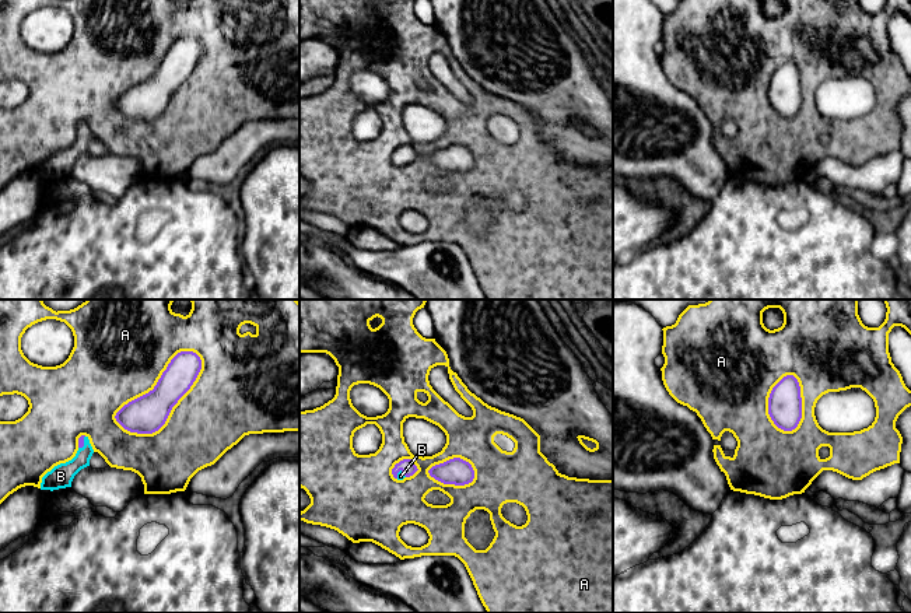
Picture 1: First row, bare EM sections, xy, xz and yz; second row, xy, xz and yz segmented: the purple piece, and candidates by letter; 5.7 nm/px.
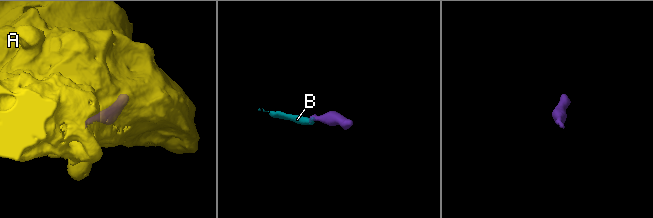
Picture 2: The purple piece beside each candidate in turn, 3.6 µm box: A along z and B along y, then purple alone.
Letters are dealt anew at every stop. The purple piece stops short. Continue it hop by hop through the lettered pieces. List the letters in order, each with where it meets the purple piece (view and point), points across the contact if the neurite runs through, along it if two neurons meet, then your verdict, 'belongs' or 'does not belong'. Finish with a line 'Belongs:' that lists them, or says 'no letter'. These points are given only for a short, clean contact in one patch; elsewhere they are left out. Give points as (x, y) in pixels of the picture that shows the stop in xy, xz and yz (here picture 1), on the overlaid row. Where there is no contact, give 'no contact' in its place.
A: contact xy (157, 384); does not belong
B: contact xy (83, 442); way xy (81, 438), (83, 442), (83, 455), (60, 476); belongs
Belongs: B

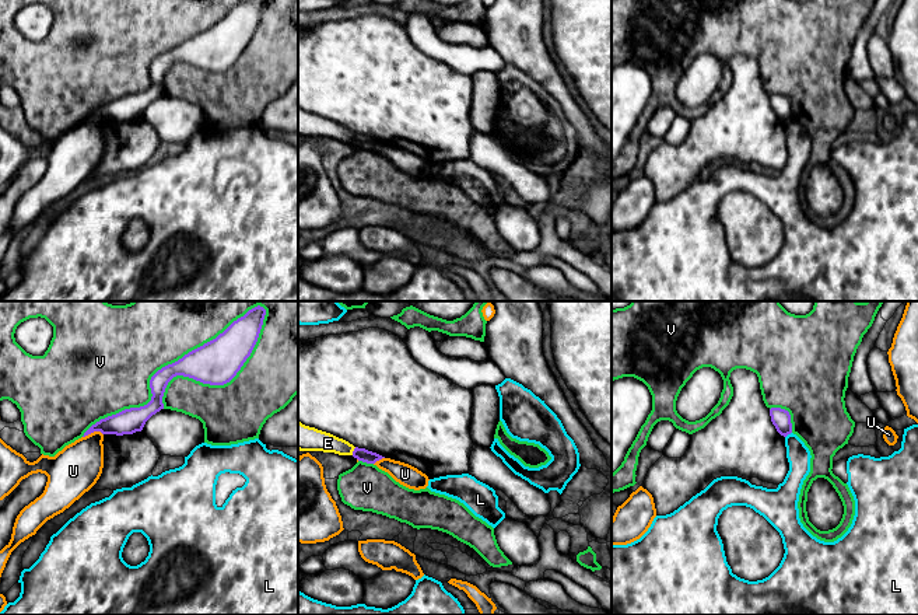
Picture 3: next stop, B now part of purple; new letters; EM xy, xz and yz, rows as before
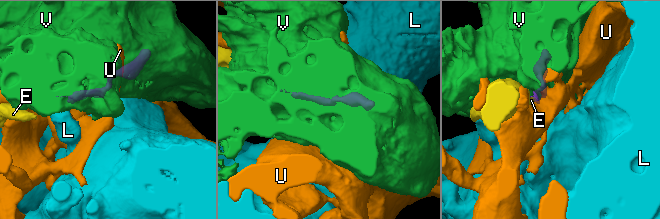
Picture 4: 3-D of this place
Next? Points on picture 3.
E: contact xz (353, 451); way xz (361, 454), (353, 451), (312, 439); belongs
L: contact yz (788, 433); border yz (791, 432), (785, 437); does not belong
U: contact xy (93, 432); border xy (102, 433), (93, 432), (83, 437); does not belong
V: contact xy (163, 367); does not belong
Belongs: E

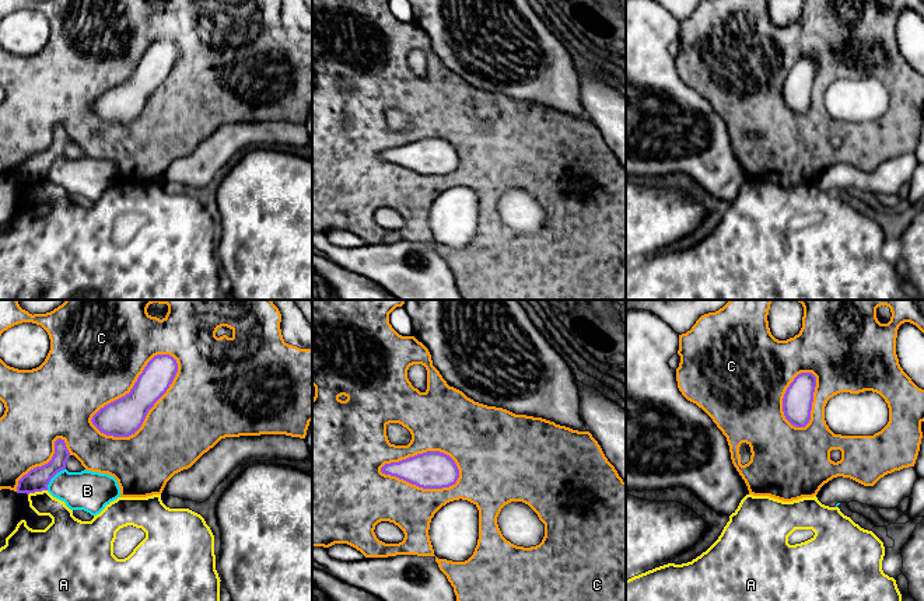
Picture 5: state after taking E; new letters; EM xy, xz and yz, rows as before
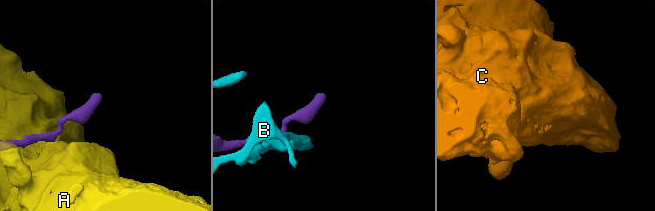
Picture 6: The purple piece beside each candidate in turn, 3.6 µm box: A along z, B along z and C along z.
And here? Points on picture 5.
A: contact xy (37, 491); does not belong
B: contact xy (52, 477); border xy (65, 468), (51, 479), (46, 489); does not belong
C: contact xy (133, 387); does not belong
Belongs: no letter

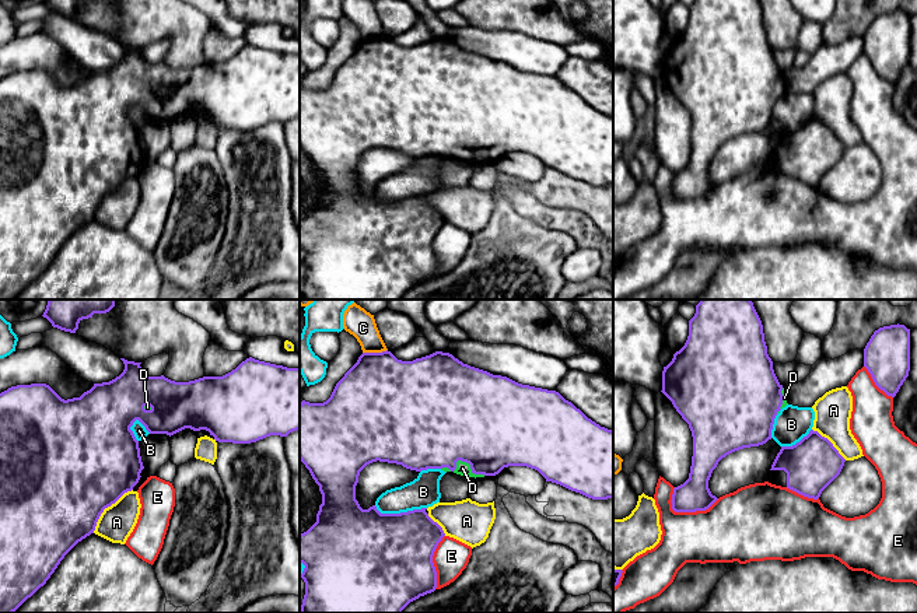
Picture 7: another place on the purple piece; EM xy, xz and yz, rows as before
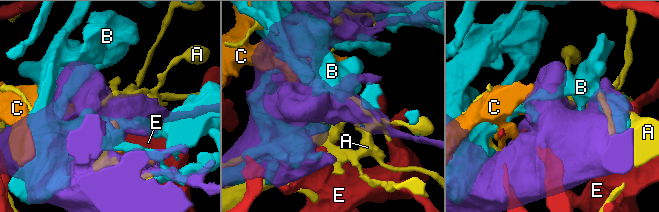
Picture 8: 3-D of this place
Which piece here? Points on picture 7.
A: contact xy (107, 507); does not belong
B: contact xz (401, 512); does not belong
C: contact xz (374, 353); does not belong
D: contact xz (462, 461); way xz (473, 419), (473, 431), (462, 461), (462, 468); belongs
E: contact yz (692, 511); does not belong
Belongs: D

